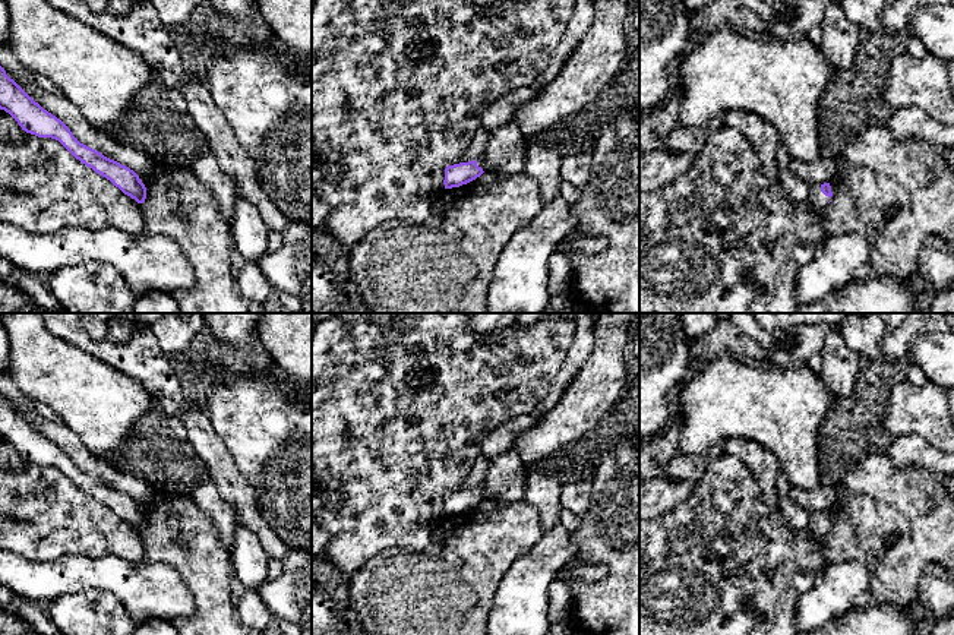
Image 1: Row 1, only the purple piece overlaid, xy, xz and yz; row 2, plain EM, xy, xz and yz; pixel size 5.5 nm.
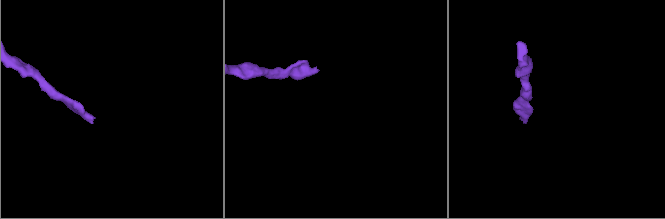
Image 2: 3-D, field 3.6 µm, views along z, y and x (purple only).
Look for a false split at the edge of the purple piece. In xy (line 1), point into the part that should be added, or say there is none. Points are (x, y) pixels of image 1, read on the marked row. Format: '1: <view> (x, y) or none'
1: none

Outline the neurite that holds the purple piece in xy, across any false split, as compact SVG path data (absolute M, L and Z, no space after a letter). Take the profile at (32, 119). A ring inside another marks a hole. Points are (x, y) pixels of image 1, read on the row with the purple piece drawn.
M1 66L0 110L9 113L26 133L59 140L76 159L110 180L124 195L138 203L145 202L146 187L133 170L80 143L60 119L35 102Z

